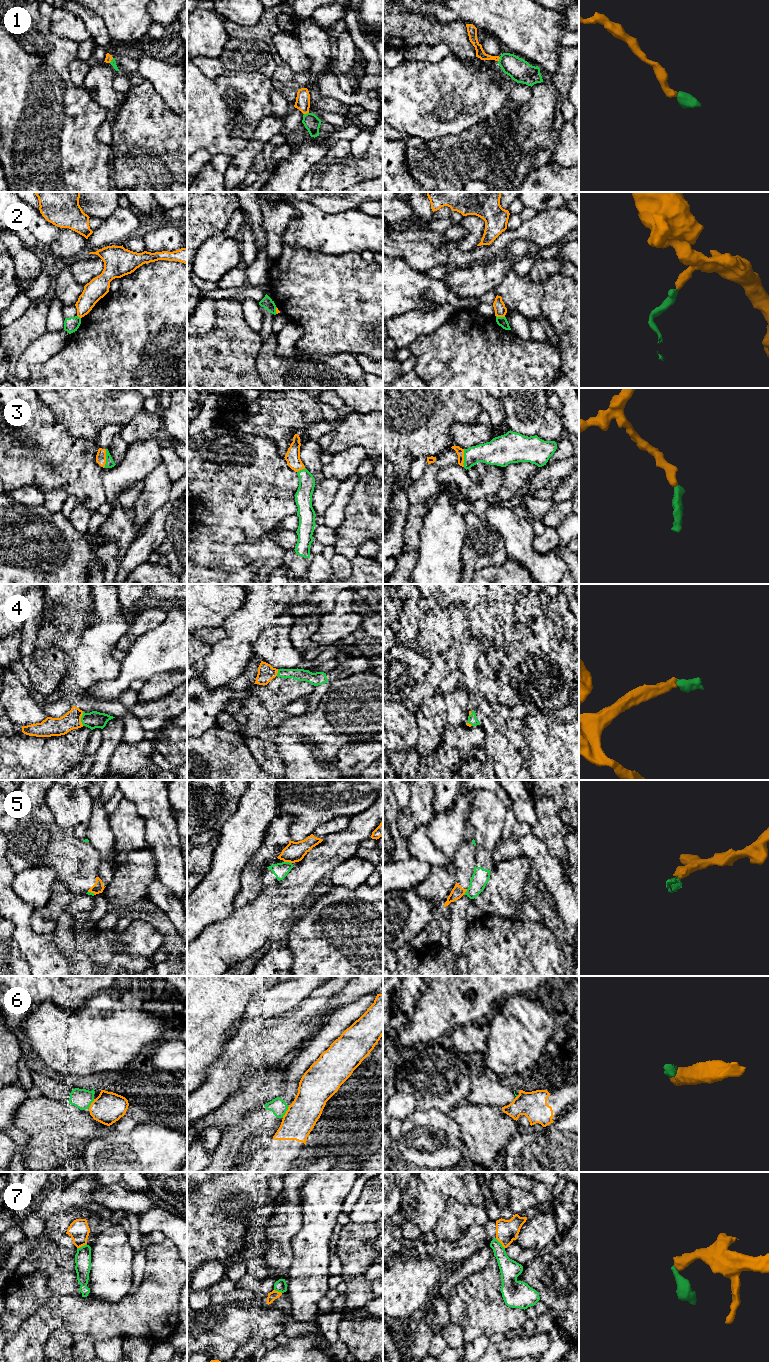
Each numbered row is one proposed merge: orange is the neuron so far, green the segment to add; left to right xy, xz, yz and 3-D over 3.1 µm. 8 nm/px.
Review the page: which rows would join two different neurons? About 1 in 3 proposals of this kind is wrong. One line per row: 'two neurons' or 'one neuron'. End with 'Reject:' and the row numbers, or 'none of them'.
1: one neuron
2: two neurons
3: one neuron
4: one neuron
5: two neurons
6: two neurons
7: two neurons
Reject: 2, 5, 6, 7

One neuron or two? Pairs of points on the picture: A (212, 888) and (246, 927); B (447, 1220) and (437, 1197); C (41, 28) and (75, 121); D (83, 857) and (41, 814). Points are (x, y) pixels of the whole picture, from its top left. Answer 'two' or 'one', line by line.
A: two
B: two
C: one
D: one

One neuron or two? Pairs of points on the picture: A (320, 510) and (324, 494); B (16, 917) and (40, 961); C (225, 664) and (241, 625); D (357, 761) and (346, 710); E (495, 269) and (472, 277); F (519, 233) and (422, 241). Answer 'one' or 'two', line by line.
A: one
B: one
C: one
D: two
E: one
F: one

